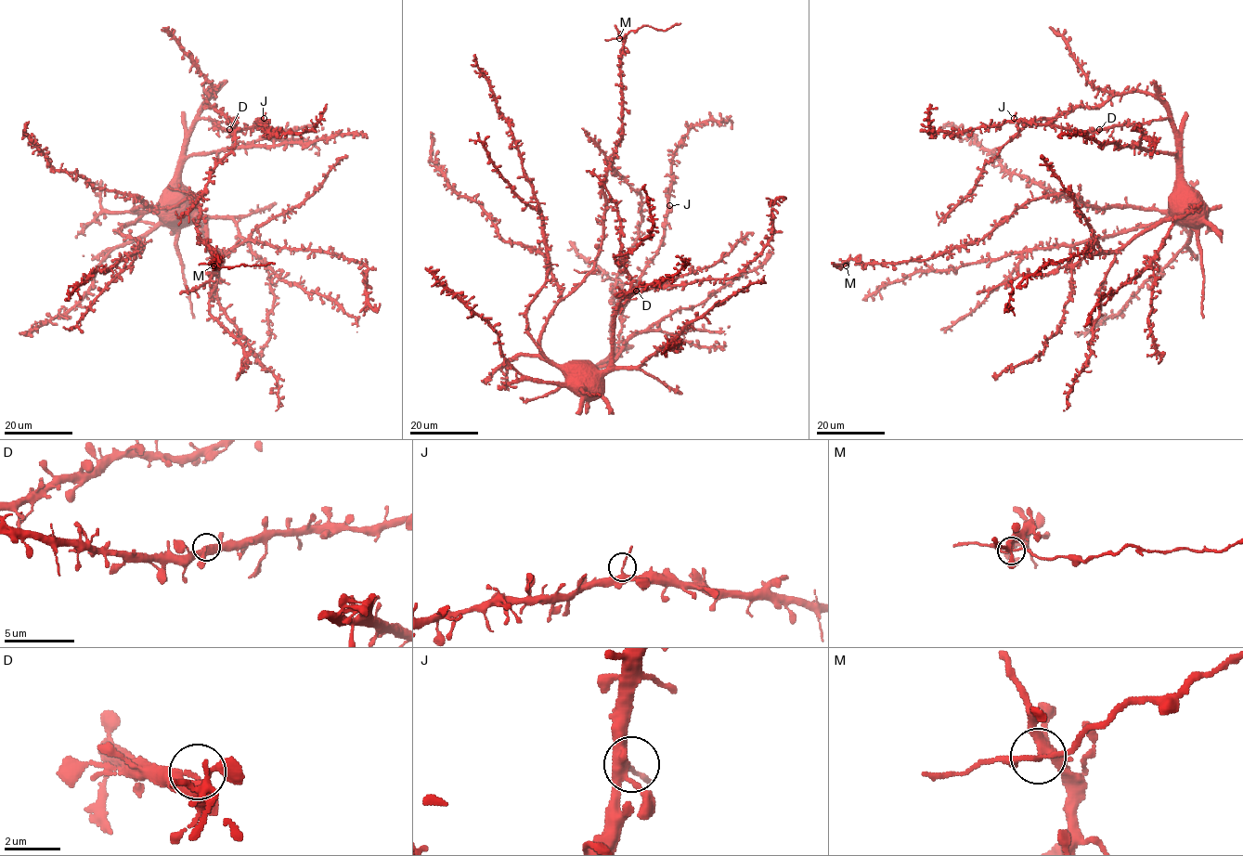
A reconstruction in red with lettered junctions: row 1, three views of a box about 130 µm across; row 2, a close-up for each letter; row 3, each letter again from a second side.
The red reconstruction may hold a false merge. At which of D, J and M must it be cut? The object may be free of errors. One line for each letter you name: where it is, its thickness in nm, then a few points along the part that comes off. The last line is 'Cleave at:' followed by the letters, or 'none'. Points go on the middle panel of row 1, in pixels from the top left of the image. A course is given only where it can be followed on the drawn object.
M: (619, 38) | 180 nm | (619, 38), (646, 25), (666, 30), (680, 23)
Cleave at: M

